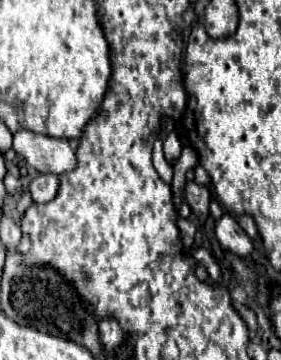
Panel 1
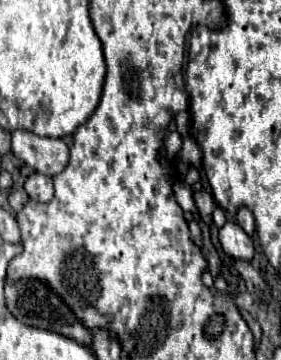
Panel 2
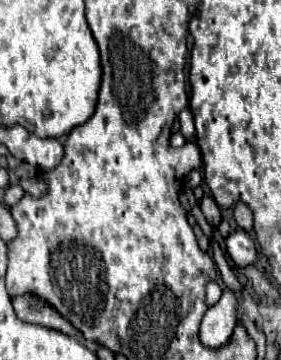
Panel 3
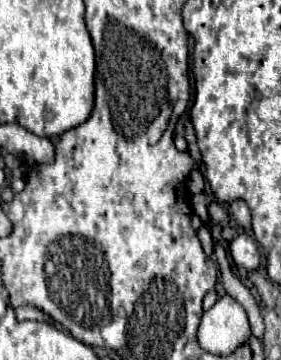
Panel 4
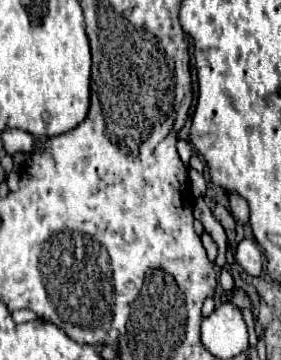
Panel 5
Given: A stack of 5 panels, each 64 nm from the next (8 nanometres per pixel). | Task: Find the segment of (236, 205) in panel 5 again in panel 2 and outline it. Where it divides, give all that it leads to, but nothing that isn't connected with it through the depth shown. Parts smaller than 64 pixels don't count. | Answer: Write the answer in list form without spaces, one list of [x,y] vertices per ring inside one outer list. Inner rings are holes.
[[[240,208],[240,210],[238,210],[238,214],[236,214],[236,222],[244,228],[244,232],[246,232],[246,234],[254,234],[256,224],[254,224],[254,216],[252,216],[252,212],[250,212],[250,210]]]

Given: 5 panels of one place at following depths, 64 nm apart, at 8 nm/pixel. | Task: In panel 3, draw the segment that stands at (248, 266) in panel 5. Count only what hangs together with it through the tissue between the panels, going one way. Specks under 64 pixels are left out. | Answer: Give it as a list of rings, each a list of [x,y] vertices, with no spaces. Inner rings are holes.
[[[234,230],[226,238],[226,252],[234,260],[236,266],[248,266],[256,260],[256,246],[254,240],[244,230]]]

